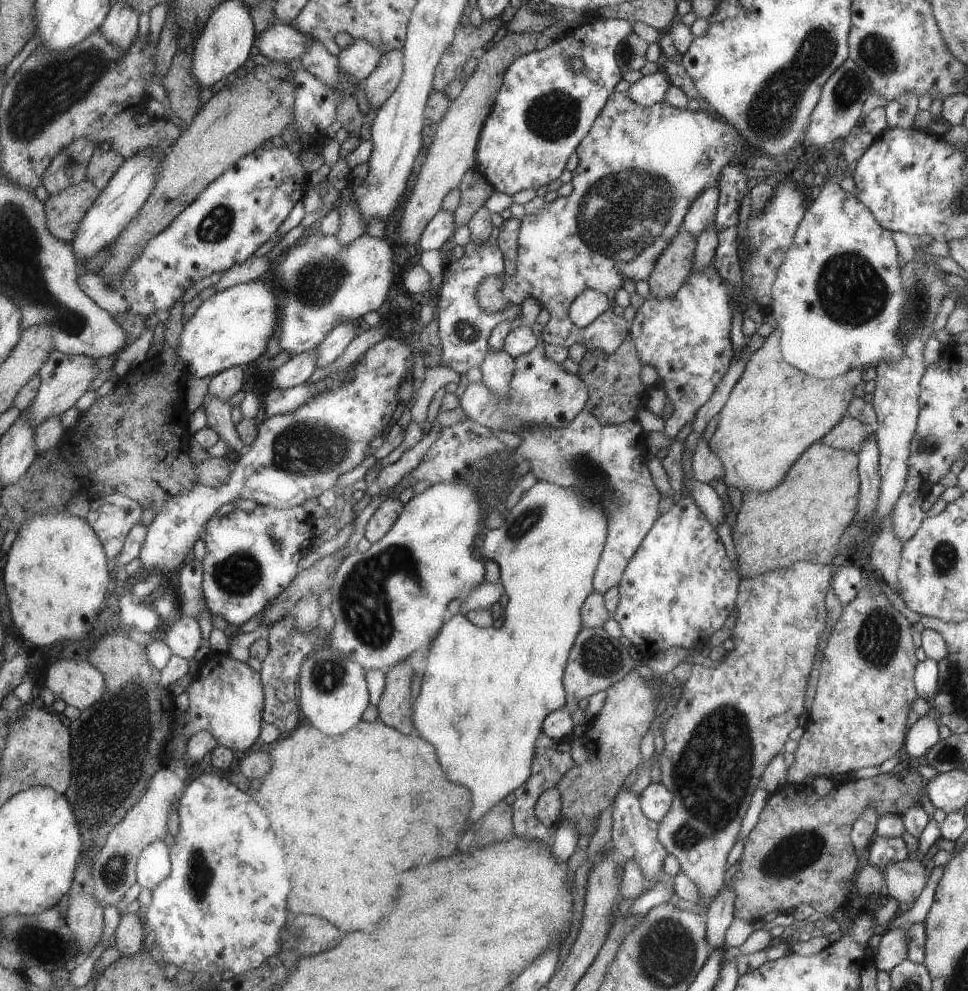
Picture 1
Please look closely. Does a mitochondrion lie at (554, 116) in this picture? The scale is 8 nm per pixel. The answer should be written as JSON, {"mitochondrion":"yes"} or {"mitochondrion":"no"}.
{"mitochondrion":"yes"}

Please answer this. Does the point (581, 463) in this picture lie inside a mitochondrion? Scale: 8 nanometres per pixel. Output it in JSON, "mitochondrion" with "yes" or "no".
{"mitochondrion":"yes"}

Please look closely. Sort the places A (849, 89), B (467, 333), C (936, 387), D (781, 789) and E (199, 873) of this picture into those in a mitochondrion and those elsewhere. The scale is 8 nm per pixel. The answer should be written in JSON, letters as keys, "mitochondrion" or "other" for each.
{"A":"mitochondrion","B":"mitochondrion","C":"other","D":"other","E":"mitochondrion"}

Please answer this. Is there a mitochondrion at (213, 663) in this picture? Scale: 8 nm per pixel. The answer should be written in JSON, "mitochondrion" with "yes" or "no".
{"mitochondrion":"no"}

